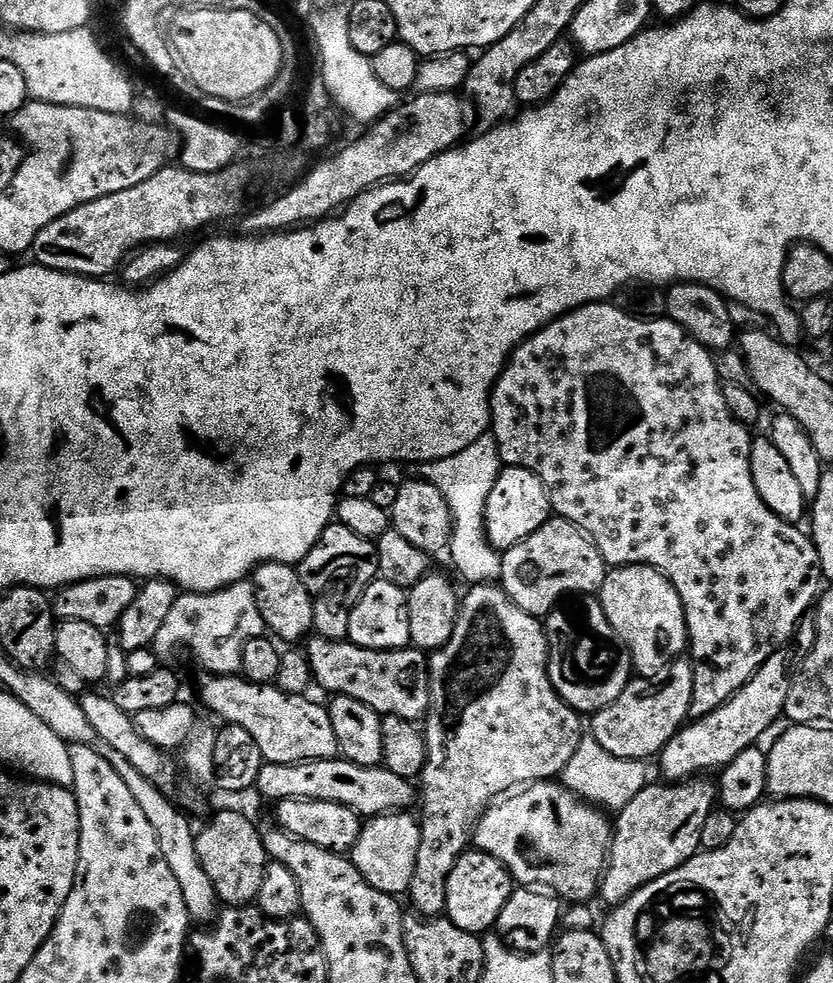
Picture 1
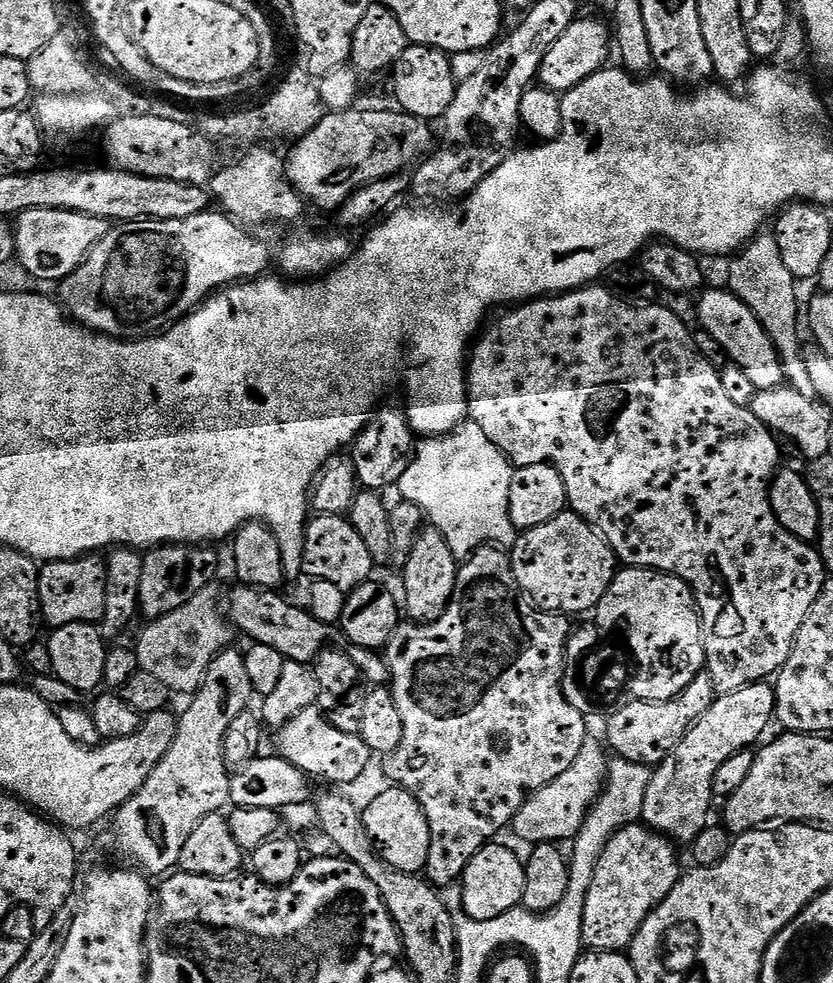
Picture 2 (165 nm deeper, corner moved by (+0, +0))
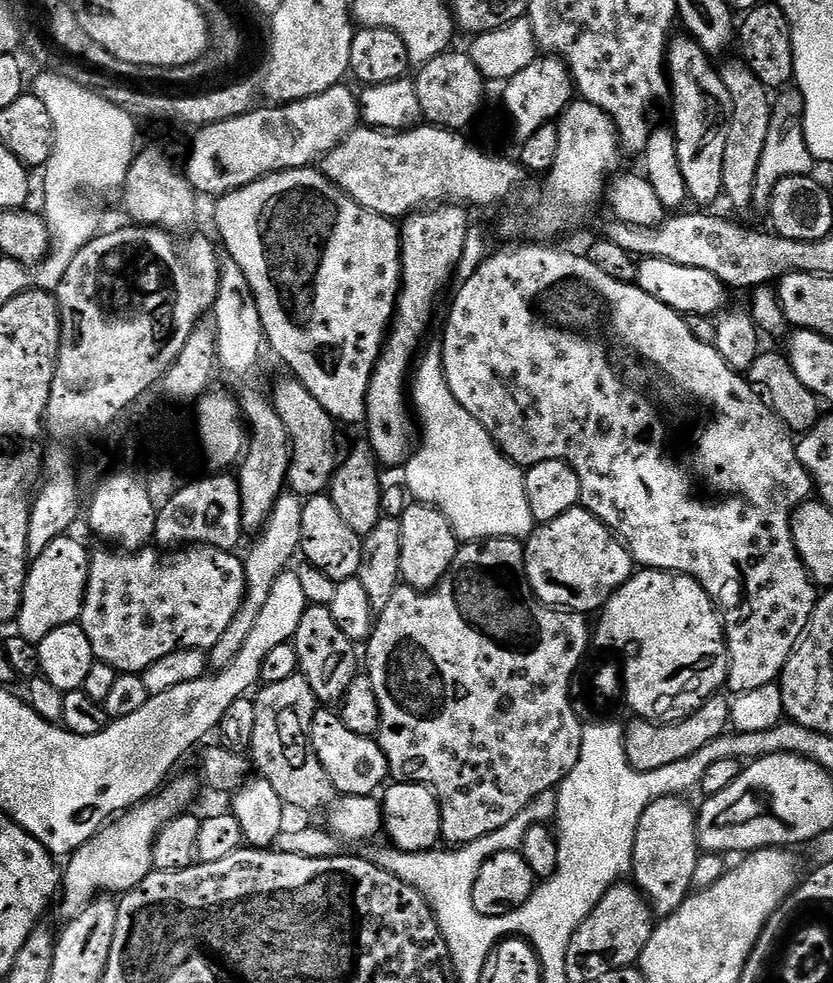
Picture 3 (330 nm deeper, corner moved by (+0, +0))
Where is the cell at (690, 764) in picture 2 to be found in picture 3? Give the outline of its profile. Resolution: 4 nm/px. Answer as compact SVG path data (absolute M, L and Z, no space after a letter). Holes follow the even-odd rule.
M683 795L660 796L657 800L652 800L650 806L642 810L642 818L634 834L634 854L630 876L645 900L648 901L648 907L660 918L674 914L678 906L682 906L682 902L688 899L693 891L694 866L698 866L698 858L702 854L700 840L696 836L698 812L695 807L691 808L684 800L687 799Z

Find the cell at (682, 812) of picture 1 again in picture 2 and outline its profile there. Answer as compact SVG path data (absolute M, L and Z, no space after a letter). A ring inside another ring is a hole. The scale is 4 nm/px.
M637 822L620 828L606 842L606 850L594 866L590 890L586 890L586 906L582 910L582 945L594 952L623 953L638 934L642 922L674 890L682 867L676 857L677 845Z

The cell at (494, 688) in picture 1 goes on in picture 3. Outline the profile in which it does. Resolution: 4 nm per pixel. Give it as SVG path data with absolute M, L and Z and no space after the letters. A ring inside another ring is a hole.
M507 538L468 542L457 547L452 568L436 583L435 588L419 592L416 588L401 586L397 588L394 598L390 598L386 610L379 612L372 634L366 641L366 675L370 682L374 682L374 694L378 694L380 707L378 743L388 759L388 770L393 781L427 784L436 793L440 800L440 834L445 845L466 845L501 829L544 791L559 786L570 770L574 770L582 754L585 730L585 725L574 714L574 677L581 671L583 664L580 663L588 652L588 640L590 644L588 620L585 613L549 608L533 596L528 575L524 572L524 544Z

